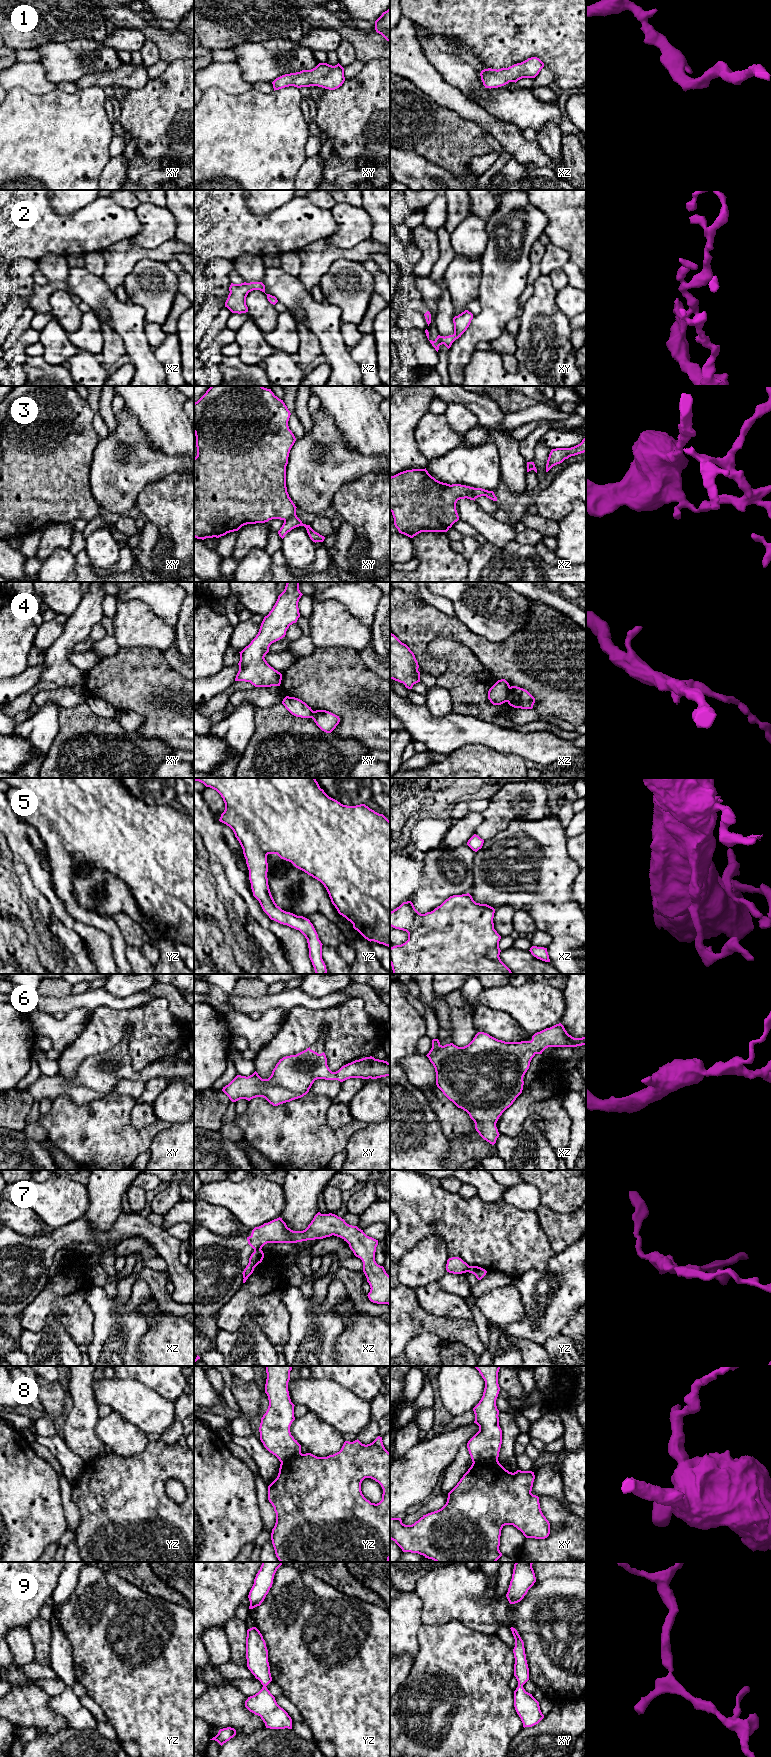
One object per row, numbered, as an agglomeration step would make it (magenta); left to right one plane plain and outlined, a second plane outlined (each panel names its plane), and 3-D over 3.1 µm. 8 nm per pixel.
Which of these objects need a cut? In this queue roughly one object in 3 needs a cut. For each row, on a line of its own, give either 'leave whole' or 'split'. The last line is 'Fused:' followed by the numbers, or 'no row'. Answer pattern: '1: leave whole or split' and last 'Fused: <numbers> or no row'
1: leave whole
2: leave whole
3: split
4: split
5: leave whole
6: leave whole
7: split
8: split
9: leave whole
Fused: 3, 4, 7, 8

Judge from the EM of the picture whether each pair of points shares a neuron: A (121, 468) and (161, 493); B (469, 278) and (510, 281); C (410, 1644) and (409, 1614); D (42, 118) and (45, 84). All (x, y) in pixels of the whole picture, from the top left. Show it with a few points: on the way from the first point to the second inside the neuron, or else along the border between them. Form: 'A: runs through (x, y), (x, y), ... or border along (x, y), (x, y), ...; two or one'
A: border along (169, 473), (151, 481), (140, 492), (135, 504); two
B: border along (480, 261), (481, 276), (479, 296), (477, 298); two
C: runs through (407, 1637), (407, 1621); one
D: border along (21, 87), (35, 94), (46, 94), (57, 88); two

